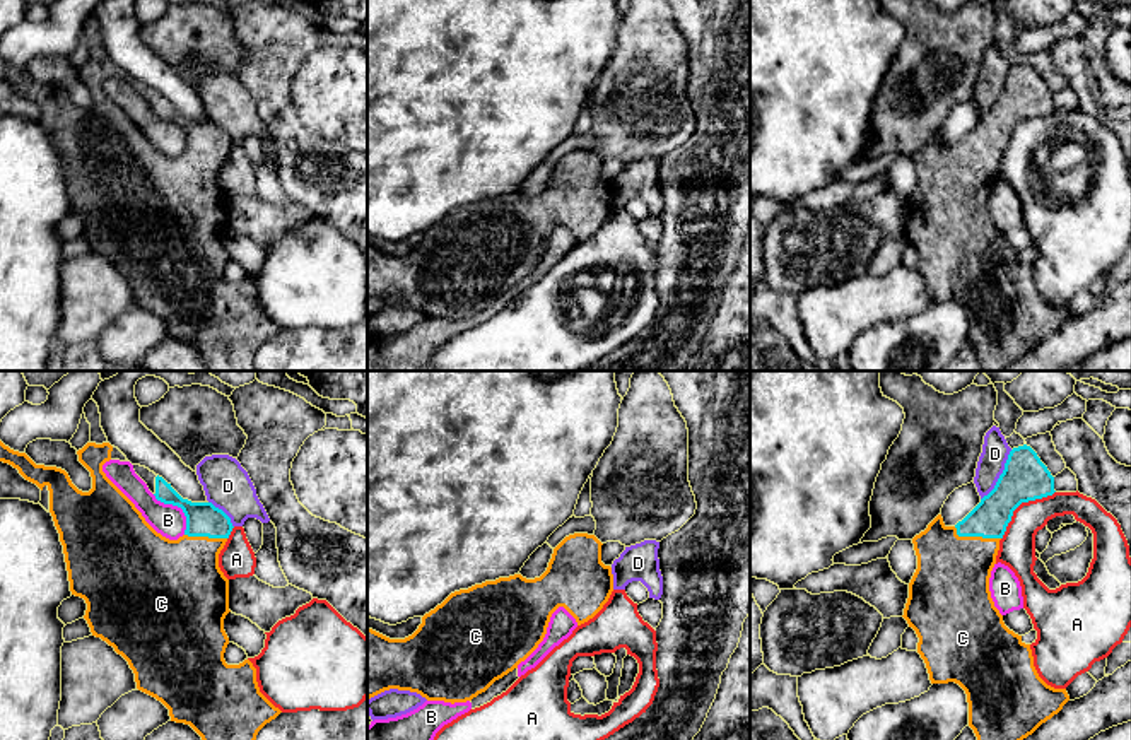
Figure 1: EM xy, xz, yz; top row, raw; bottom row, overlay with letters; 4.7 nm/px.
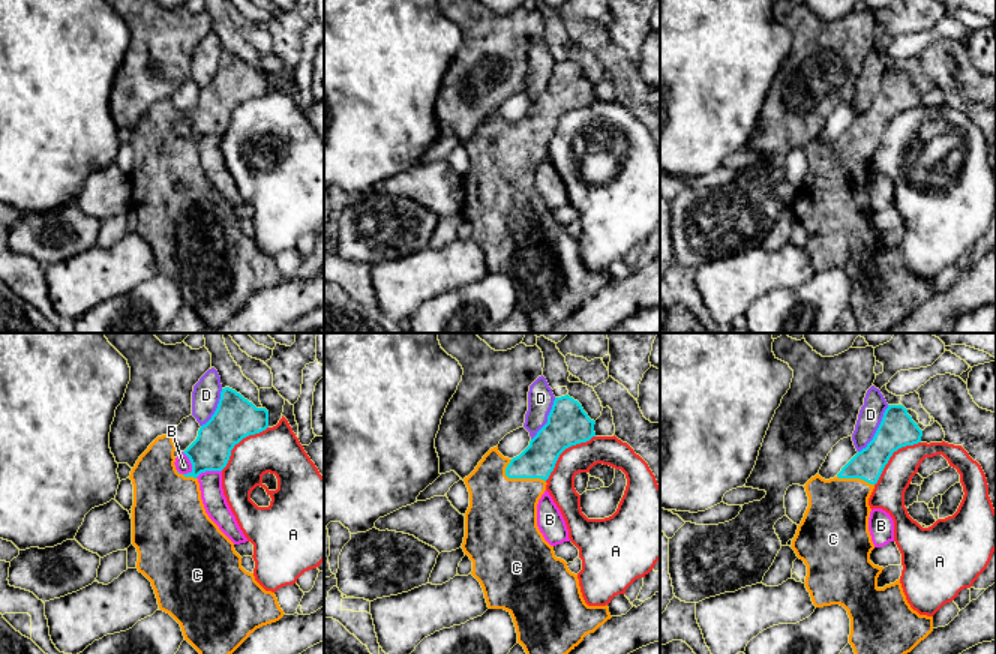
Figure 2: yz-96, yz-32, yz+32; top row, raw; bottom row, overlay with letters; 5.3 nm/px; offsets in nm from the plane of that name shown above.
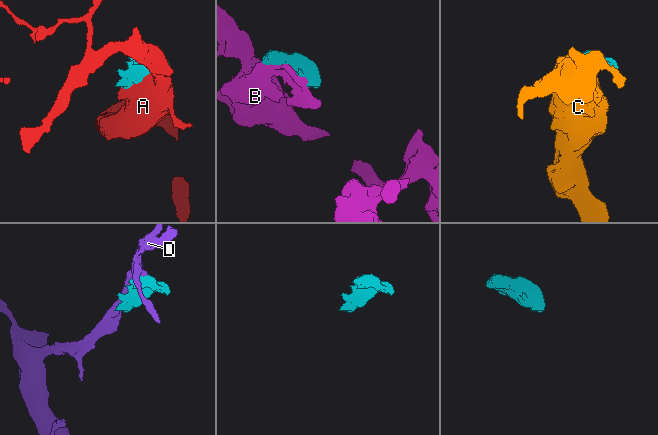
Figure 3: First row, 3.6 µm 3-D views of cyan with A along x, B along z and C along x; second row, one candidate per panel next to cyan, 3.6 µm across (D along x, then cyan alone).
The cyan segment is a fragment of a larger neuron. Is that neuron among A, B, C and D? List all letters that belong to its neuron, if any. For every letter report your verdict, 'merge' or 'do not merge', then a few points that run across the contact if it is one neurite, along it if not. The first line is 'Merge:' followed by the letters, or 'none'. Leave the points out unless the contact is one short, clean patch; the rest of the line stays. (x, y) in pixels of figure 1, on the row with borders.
Merge: C
A: do not merge
B: do not merge
C: merge
D: do not merge

